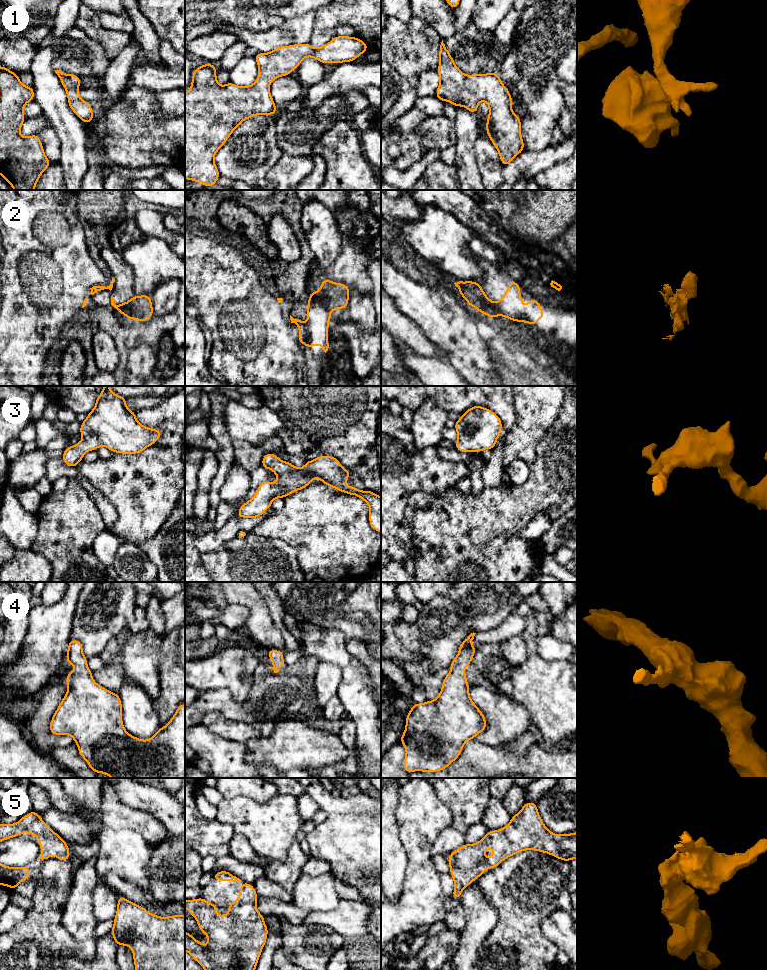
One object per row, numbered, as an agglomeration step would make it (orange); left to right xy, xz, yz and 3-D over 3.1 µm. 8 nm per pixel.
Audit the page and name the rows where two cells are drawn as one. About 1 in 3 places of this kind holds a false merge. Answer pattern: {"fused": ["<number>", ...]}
{"fused": ["2"]}

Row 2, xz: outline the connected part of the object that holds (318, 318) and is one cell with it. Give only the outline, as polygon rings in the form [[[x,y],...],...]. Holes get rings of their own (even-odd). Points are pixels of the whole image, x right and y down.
[[[312,291],[309,295],[307,302],[307,317],[308,321],[303,322],[294,319],[290,315],[291,323],[295,323],[299,328],[299,342],[309,347],[310,350],[312,346],[320,345],[326,353],[329,348],[328,323],[332,318],[318,291]]]

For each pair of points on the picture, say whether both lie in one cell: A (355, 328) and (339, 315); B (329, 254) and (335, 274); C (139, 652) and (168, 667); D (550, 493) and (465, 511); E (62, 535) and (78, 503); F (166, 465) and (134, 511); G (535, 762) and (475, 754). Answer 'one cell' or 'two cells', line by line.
A: two cells
B: two cells
C: two cells
D: one cell
E: one cell
F: one cell
G: one cell

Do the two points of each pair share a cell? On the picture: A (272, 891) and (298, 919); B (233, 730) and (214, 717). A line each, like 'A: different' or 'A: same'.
A: different
B: same

